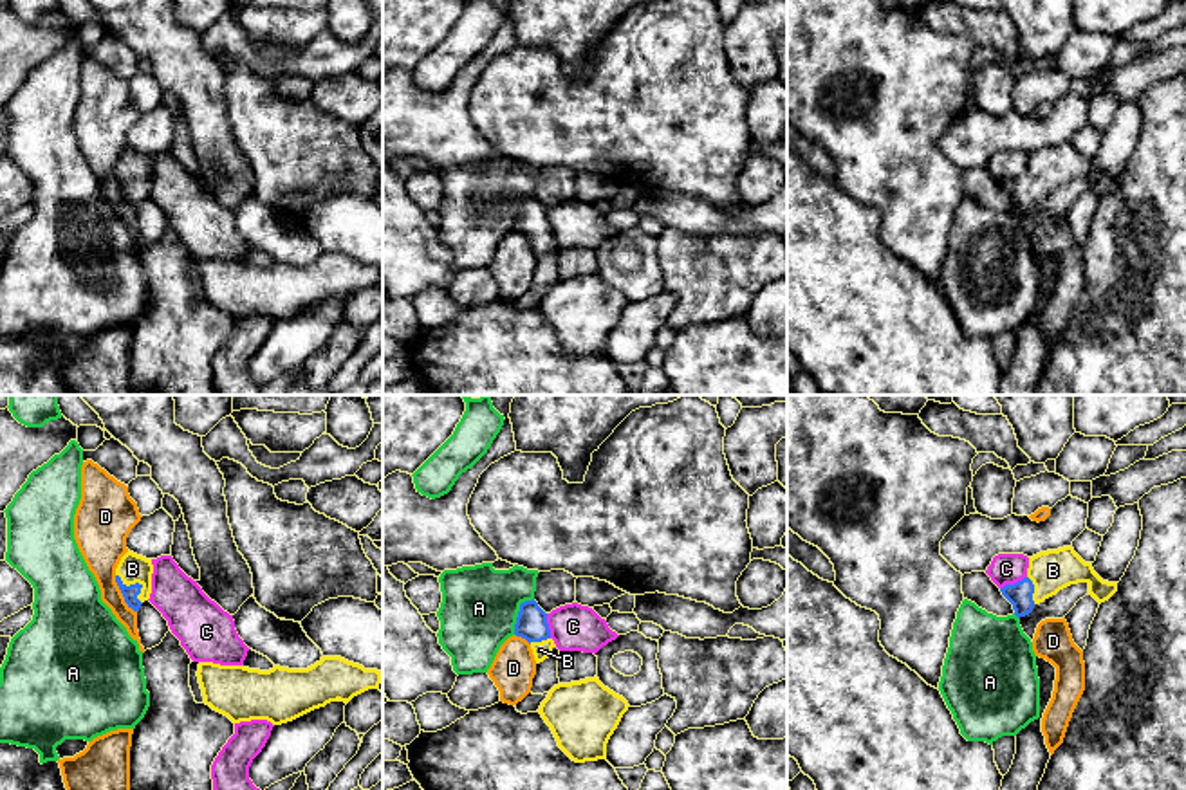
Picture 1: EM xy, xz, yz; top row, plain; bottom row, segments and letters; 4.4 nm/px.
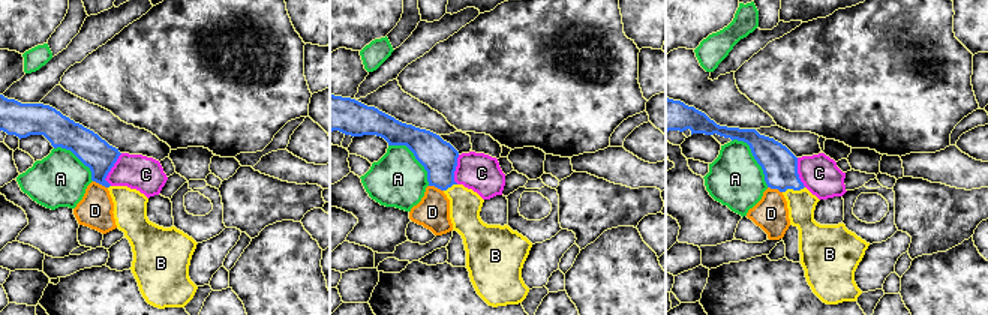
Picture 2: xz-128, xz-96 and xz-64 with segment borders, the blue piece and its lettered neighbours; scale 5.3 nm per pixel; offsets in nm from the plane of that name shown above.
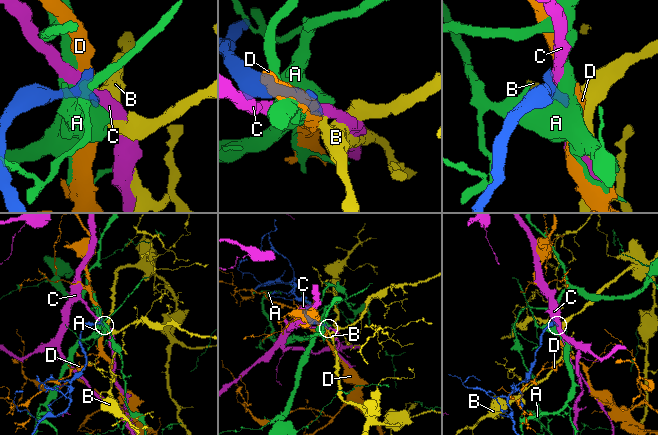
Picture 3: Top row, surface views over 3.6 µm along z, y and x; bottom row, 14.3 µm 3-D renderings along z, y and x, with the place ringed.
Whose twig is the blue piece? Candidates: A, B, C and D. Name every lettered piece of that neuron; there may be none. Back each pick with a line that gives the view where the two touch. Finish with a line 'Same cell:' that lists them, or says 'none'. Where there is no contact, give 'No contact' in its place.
B: Touches blue in xy
Same cell: B

